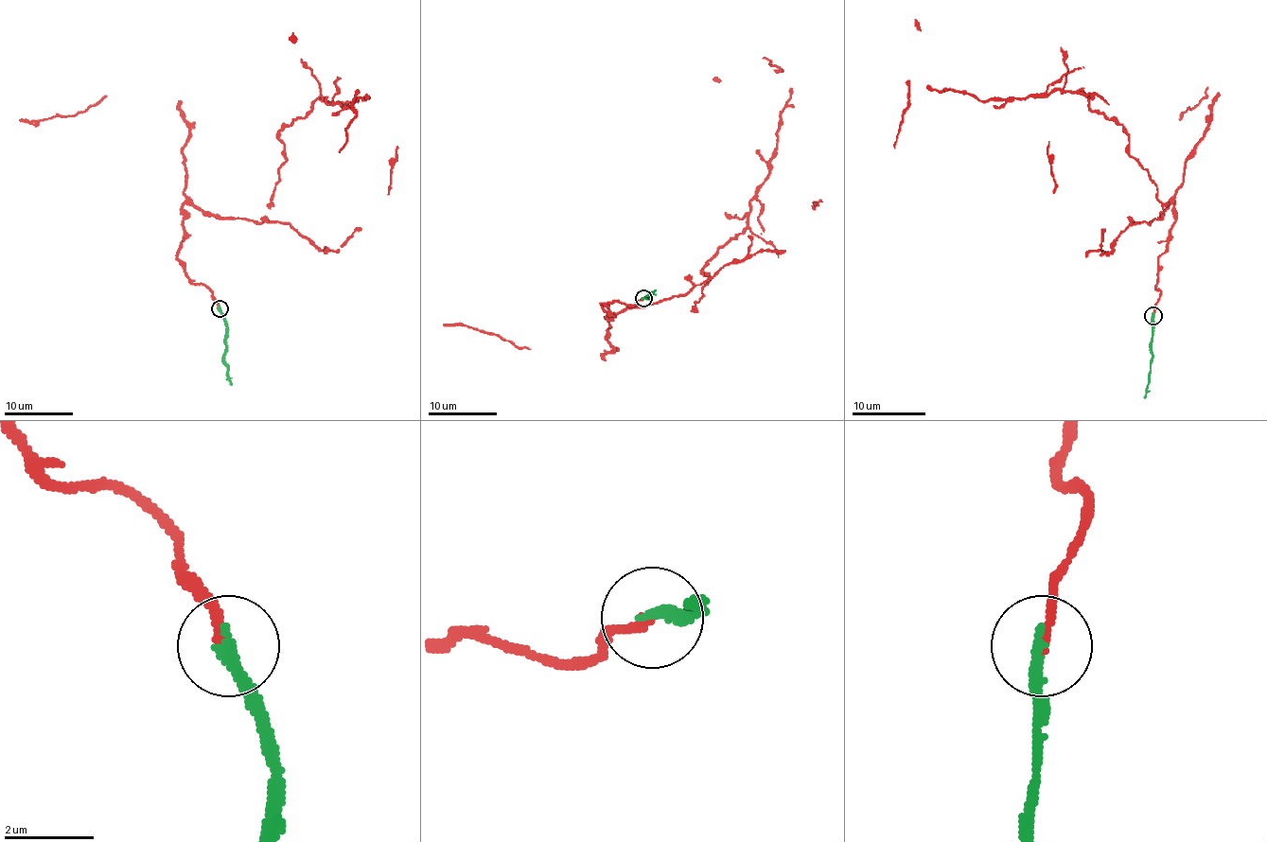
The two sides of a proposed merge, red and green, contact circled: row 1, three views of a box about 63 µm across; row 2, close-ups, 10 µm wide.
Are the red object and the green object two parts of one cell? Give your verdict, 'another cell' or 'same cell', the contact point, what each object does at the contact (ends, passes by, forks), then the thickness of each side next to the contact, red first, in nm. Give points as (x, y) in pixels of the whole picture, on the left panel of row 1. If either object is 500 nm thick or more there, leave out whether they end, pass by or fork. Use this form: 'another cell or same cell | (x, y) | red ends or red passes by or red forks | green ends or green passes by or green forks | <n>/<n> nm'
another cell | (219, 308) | red ends | green ends | 220/280 nm

